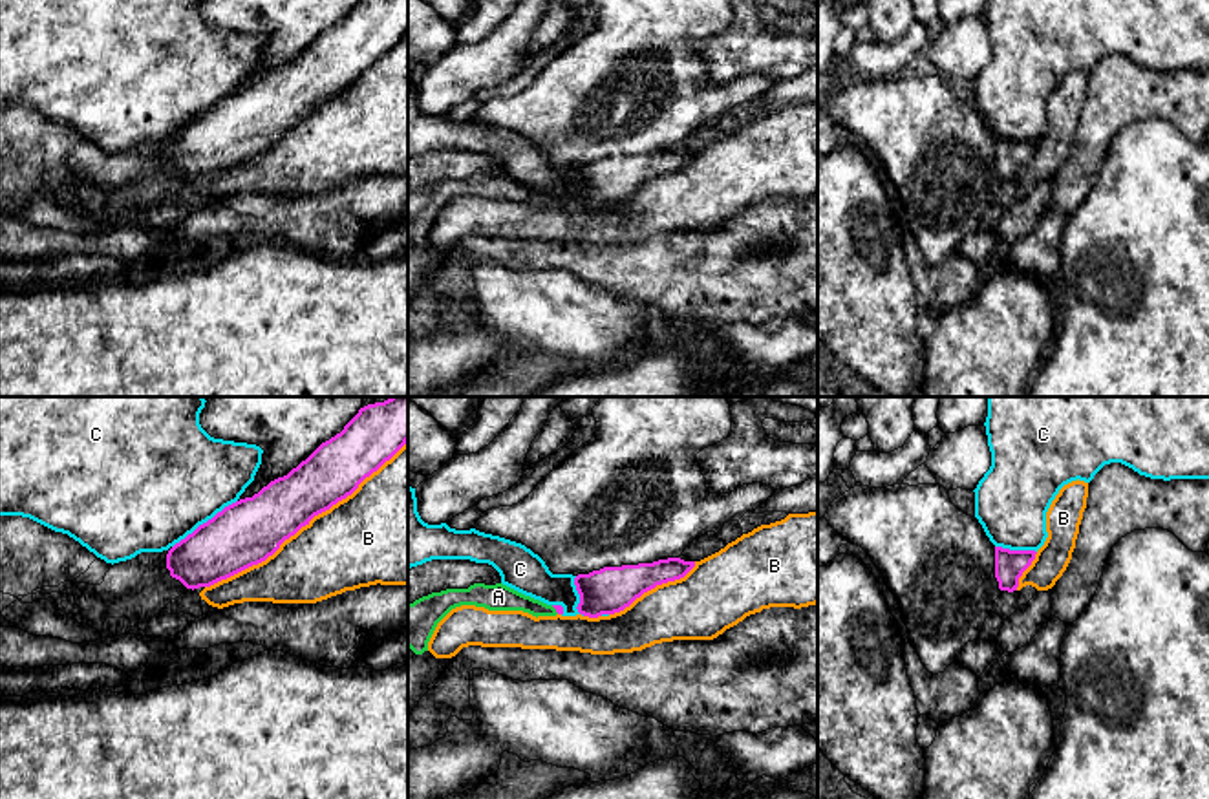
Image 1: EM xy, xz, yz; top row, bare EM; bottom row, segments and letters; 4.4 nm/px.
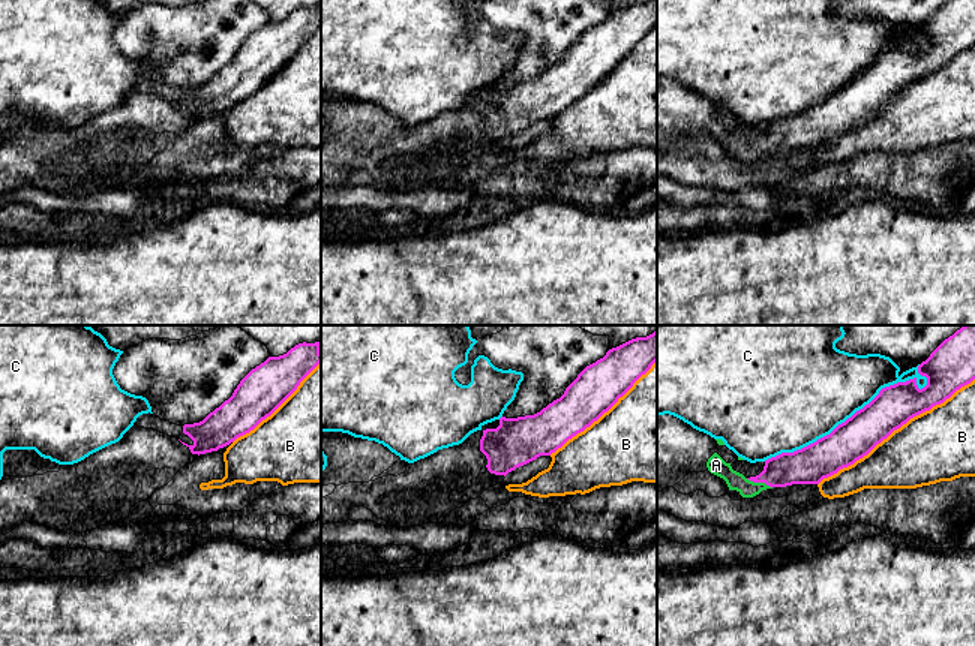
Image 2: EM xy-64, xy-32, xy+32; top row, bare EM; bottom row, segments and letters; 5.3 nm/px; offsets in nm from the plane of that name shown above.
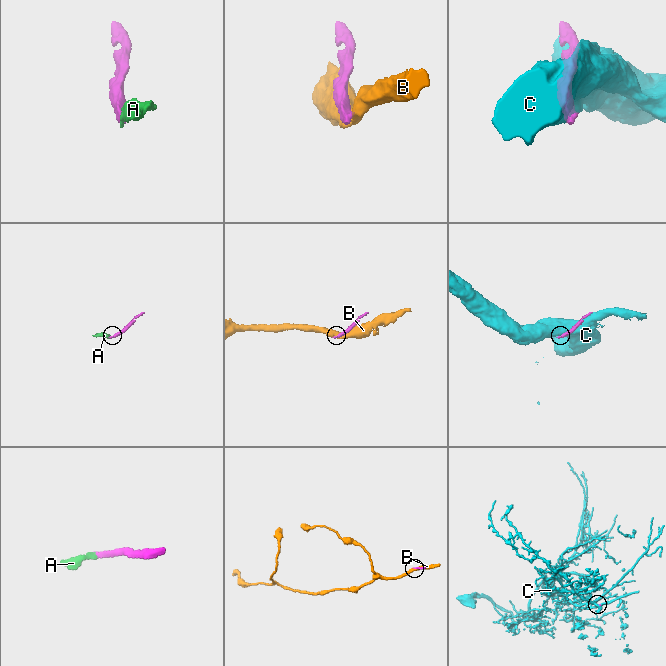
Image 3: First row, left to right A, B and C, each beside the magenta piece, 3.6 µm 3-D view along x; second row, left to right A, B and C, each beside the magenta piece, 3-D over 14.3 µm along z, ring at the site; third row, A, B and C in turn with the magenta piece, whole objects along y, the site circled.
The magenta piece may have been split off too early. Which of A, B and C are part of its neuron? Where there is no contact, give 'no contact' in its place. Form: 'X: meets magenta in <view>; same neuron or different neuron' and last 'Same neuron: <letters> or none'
A: meets magenta in xz; same neuron
B: meets magenta in xy; different neuron
C: meets magenta in xy; different neuron
Same neuron: A

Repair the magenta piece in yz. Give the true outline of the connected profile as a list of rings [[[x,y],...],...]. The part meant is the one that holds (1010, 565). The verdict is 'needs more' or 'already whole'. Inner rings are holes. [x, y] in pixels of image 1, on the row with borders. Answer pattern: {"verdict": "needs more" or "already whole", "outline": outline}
{"verdict": "already whole", "outline": [[[995,547],[995,578],[1000,591],[1013,592],[1019,587],[1019,578],[1035,559],[1035,550],[1010,550]]]}

